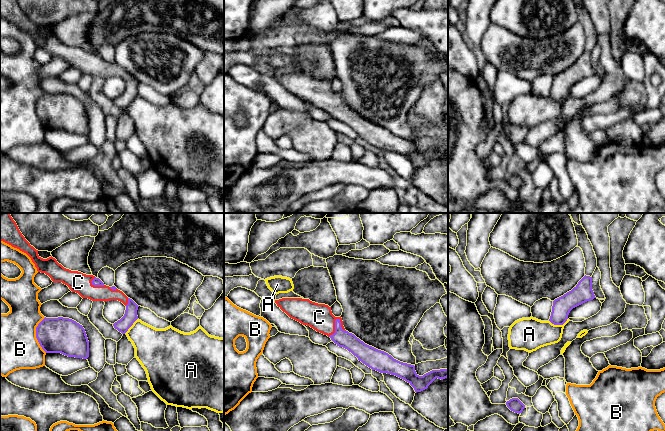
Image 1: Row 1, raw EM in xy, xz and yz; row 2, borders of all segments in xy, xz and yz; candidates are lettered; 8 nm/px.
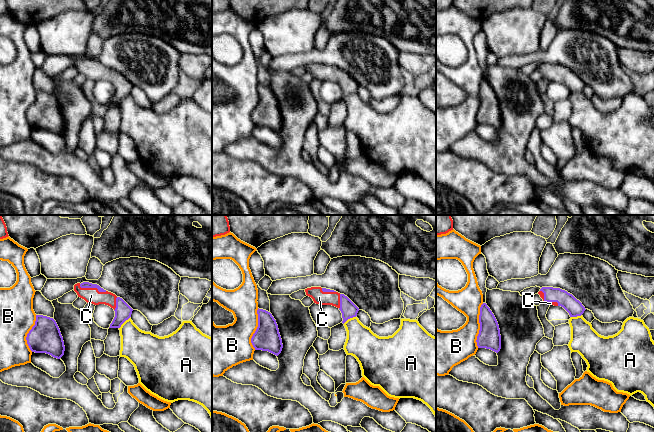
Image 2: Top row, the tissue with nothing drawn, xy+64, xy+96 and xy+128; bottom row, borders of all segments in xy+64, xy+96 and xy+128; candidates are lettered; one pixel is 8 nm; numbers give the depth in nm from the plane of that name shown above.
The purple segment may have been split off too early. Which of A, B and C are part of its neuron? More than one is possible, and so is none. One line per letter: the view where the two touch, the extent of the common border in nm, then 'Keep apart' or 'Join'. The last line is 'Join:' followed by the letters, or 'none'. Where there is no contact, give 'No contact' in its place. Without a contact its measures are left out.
A: Touches purple in yz. Shared border 150 nm. Keep apart
B: Touches purple in xy. Shared border 280 nm. Keep apart
C: Touches purple in xz. Shared border 180 nm. Join
Join: C

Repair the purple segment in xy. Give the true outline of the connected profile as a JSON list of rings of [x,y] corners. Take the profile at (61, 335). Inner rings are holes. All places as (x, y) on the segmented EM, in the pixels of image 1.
[[[44,318],[36,327],[36,338],[46,353],[89,357],[89,341],[82,325],[69,318]]]

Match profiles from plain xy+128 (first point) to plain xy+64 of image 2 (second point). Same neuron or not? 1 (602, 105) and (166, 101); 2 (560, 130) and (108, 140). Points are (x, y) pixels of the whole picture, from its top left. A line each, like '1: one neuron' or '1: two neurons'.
1: one neuron
2: one neuron

